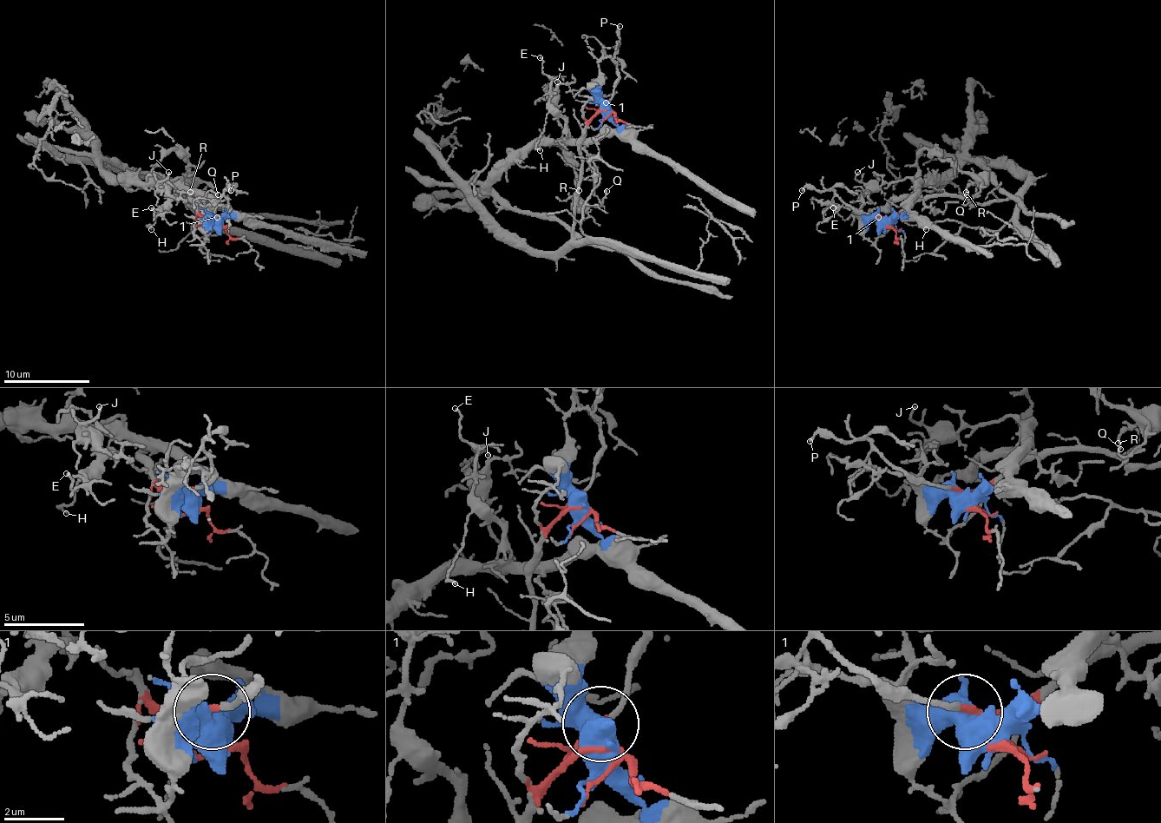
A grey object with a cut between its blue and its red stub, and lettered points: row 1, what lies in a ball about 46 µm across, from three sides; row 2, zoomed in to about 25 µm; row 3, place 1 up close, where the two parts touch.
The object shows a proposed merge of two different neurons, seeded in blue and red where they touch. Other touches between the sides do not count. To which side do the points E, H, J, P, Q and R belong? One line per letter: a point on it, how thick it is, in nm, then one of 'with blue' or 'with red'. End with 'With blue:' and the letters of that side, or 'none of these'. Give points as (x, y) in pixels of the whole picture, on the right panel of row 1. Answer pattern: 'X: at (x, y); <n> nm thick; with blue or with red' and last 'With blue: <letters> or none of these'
E: at (833, 207); 150 nm thick; with blue
H: at (926, 229); 160 nm thick; with blue
J: at (857, 172); 140 nm thick; with blue
P: at (802, 190); 200 nm thick; with red
Q: at (967, 194); 120 nm thick; with blue
R: at (966, 192); 170 nm thick; with blue
With blue: E, H, J, Q, R

